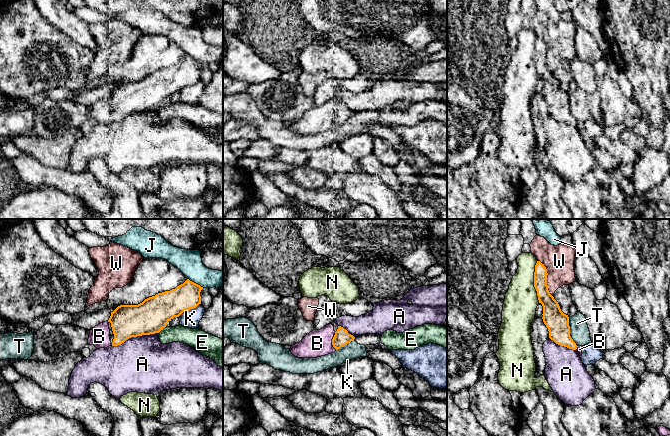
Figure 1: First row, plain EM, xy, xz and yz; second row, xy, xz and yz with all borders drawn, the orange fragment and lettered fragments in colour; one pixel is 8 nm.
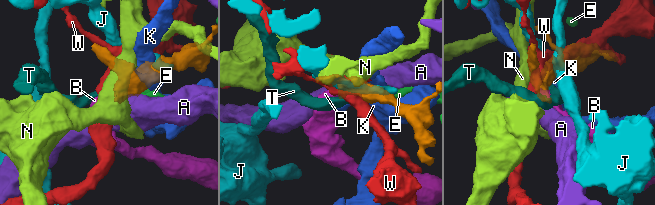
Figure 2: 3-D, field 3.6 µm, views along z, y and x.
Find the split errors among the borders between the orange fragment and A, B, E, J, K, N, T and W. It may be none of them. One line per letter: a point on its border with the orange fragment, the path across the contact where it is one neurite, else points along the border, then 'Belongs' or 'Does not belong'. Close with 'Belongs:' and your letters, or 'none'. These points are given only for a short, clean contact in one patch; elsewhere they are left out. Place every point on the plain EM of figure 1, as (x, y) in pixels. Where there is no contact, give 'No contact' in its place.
A: Touches orange at xy (134, 112). Does not belong
B: Touches orange at xz (332, 117). Belongs
E: Touches orange at xy (161, 105). Boundary: xy (165, 102), (158, 109). Does not belong
J: Touches orange at xy (195, 59). Boundary: xy (187, 54), (203, 63). Does not belong
K: Touches orange at xy (189, 85). Does not belong
N: Touches orange at yz (534, 57). Does not belong
T: Touches orange at yz (569, 108). Does not belong
W: Touches orange at yz (546, 54). Does not belong
Belongs: B

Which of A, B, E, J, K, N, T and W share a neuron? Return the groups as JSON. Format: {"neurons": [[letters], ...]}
{"neurons": [["A"], ["B"], ["E", "T"], ["J"], ["K"], ["N"], ["W"]]}

